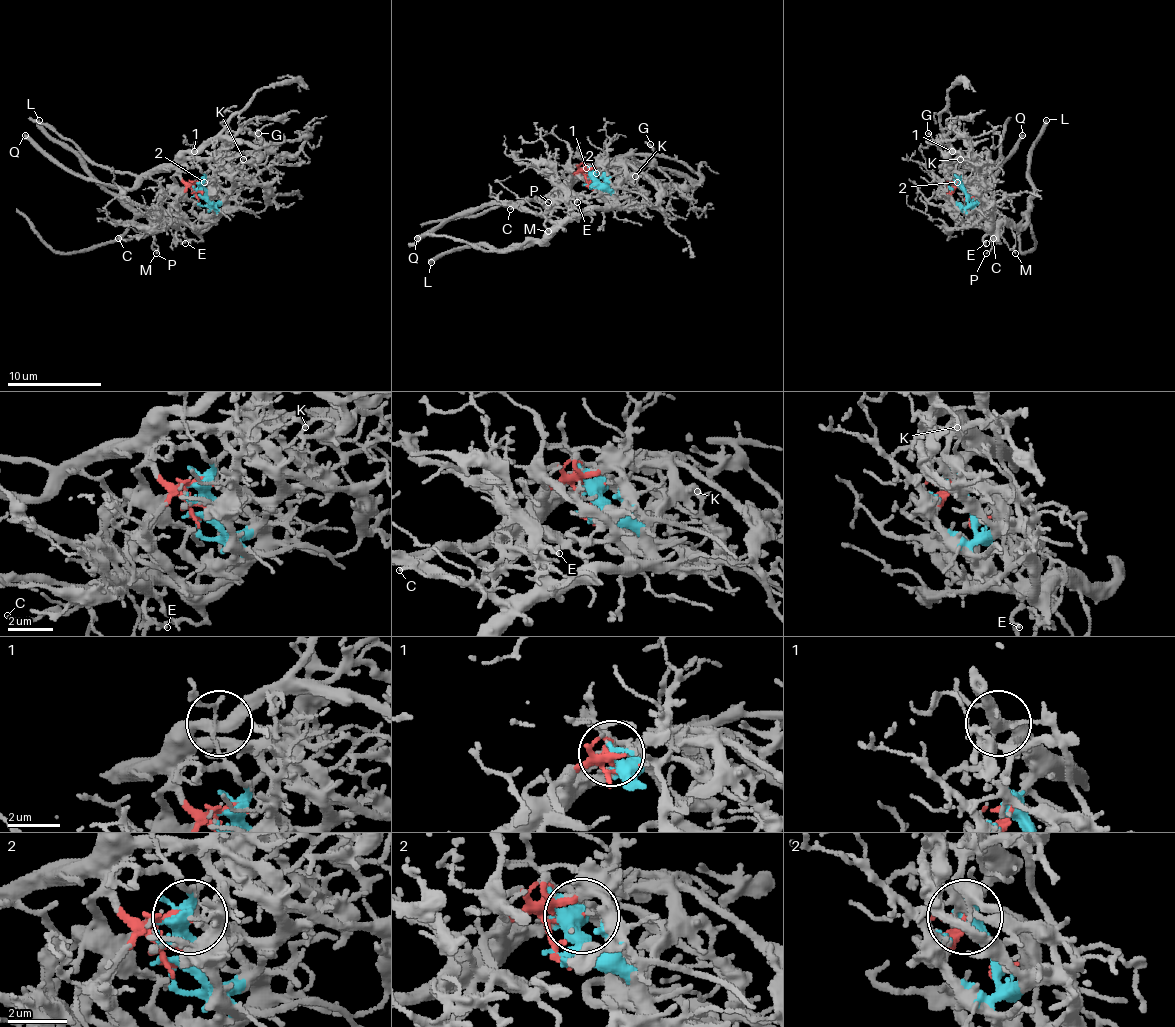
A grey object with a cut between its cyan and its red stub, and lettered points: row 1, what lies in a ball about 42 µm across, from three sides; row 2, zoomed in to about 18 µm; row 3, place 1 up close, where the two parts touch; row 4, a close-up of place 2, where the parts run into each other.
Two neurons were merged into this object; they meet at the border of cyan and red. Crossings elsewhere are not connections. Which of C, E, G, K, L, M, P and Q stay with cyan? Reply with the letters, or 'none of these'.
C, E, L, M, P

